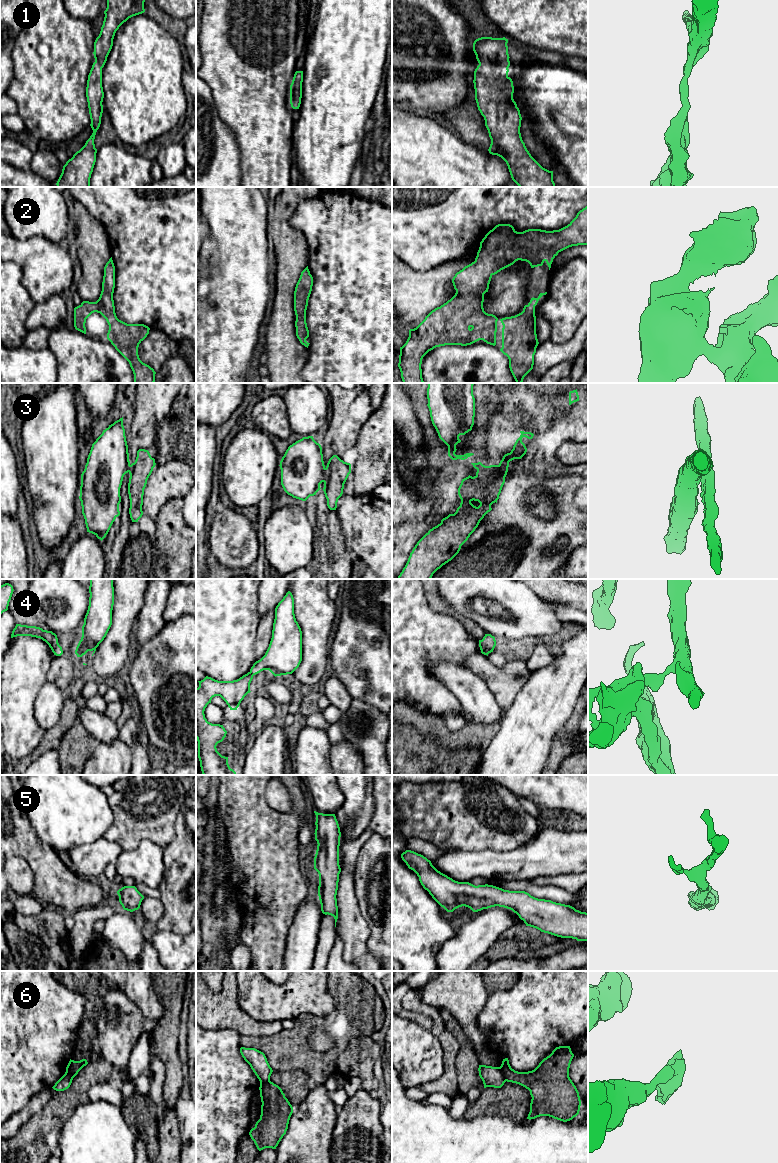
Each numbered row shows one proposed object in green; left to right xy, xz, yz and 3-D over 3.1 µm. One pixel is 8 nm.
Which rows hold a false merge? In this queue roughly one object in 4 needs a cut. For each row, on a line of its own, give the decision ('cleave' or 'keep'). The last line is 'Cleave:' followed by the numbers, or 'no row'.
1: keep
2: keep
3: cleave
4: cleave
5: keep
6: cleave
Cleave: 3, 4, 6

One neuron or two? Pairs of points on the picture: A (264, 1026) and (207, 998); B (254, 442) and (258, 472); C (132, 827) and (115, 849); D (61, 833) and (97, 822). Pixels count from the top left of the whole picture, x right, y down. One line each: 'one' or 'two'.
A: one
B: one
C: two
D: one

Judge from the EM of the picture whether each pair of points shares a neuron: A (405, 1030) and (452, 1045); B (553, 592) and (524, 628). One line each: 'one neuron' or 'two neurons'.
A: two neurons
B: two neurons

